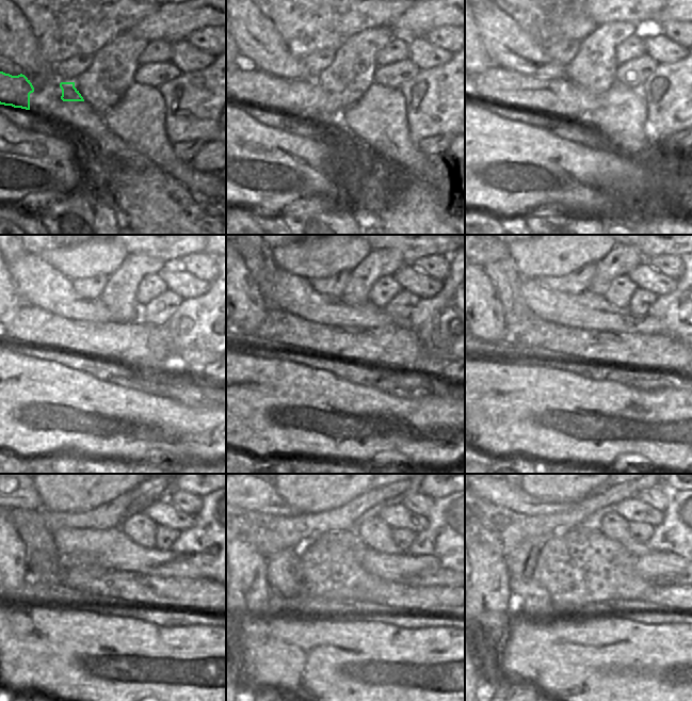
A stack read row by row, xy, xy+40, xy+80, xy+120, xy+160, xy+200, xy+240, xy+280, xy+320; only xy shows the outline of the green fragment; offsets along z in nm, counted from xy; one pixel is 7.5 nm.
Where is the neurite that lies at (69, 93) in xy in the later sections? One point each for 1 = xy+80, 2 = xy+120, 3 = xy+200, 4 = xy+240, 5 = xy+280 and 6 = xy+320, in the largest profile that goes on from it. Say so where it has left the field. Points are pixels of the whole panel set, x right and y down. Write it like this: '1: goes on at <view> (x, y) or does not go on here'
1: goes on at xy+80 (563, 98)
2: goes on at xy+120 (125, 343)
3: goes on at xy+200 (647, 351)
4: goes on at xy+240 (166, 593)
5: goes on at xy+280 (396, 596)
6: goes on at xy+320 (675, 598)

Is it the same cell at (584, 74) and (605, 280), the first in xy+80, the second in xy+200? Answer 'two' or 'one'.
one

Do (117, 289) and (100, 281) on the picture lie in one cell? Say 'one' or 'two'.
two

